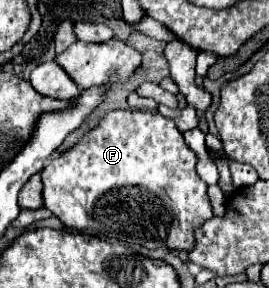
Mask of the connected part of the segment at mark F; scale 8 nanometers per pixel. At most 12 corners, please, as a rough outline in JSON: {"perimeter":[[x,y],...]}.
{"perimeter":[[110,111],[42,169],[44,207],[190,251],[212,219],[172,119]]}

